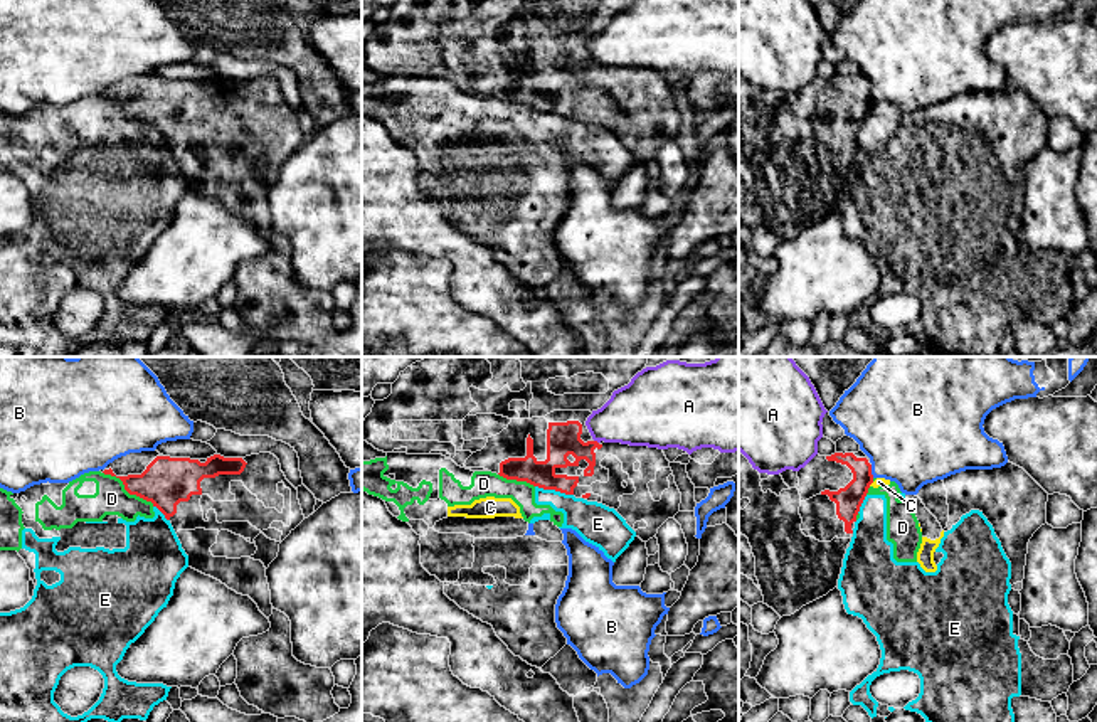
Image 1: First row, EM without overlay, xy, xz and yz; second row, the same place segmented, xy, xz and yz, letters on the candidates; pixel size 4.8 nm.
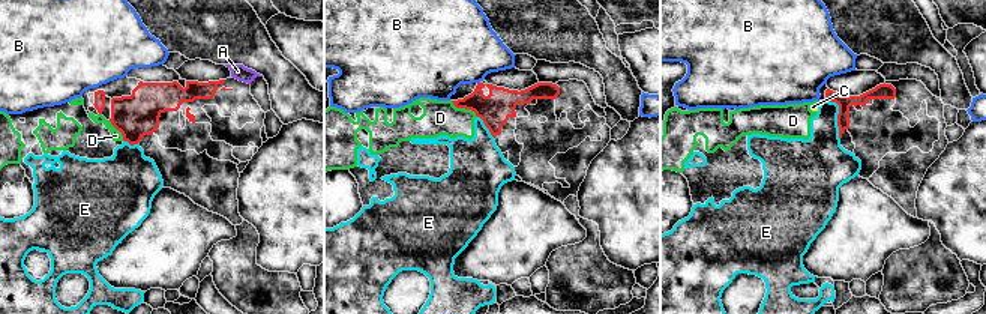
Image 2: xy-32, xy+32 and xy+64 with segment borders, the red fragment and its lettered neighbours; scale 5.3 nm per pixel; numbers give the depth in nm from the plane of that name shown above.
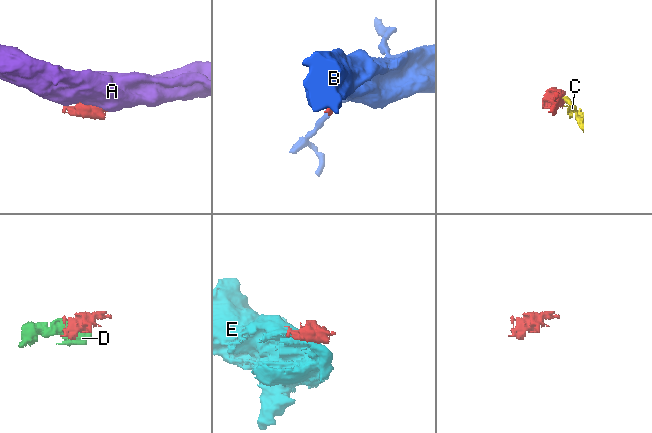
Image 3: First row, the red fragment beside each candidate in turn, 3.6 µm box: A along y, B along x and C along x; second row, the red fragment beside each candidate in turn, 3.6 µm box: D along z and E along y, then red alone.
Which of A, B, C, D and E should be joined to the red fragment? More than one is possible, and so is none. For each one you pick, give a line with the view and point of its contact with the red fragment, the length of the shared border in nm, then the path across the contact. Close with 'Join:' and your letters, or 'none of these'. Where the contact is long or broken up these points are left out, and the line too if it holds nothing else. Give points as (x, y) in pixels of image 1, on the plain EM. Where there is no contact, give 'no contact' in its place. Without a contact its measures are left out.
Join: none of these

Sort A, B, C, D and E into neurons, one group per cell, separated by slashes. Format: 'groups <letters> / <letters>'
groups A / B / C D E

